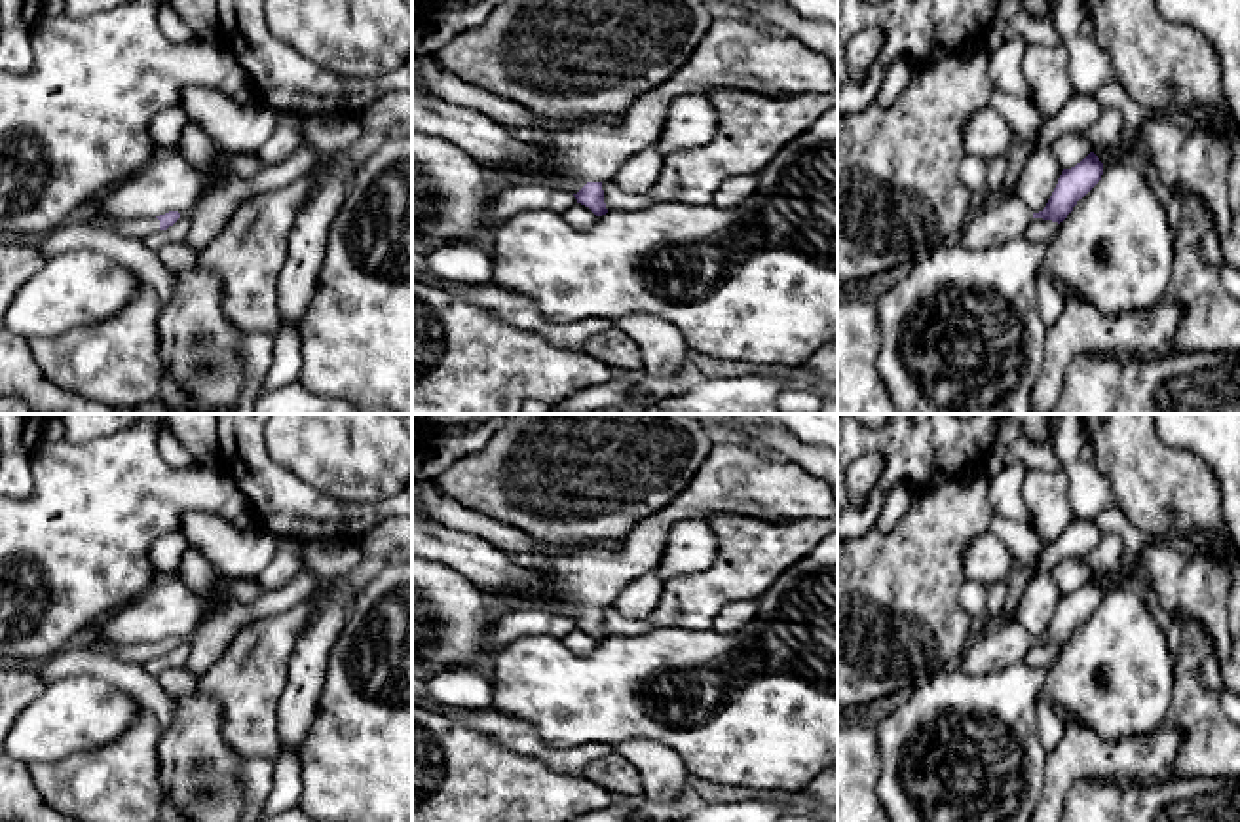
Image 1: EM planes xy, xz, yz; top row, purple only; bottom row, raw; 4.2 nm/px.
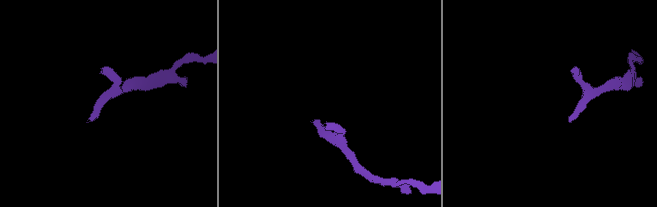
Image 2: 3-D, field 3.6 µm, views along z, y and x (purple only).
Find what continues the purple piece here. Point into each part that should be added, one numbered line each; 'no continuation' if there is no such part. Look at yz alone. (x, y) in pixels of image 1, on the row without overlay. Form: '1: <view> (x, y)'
1: yz (1003, 644)

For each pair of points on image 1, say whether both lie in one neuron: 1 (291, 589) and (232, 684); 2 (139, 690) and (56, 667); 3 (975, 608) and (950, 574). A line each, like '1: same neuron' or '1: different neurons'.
1: different neurons
2: same neuron
3: different neurons

